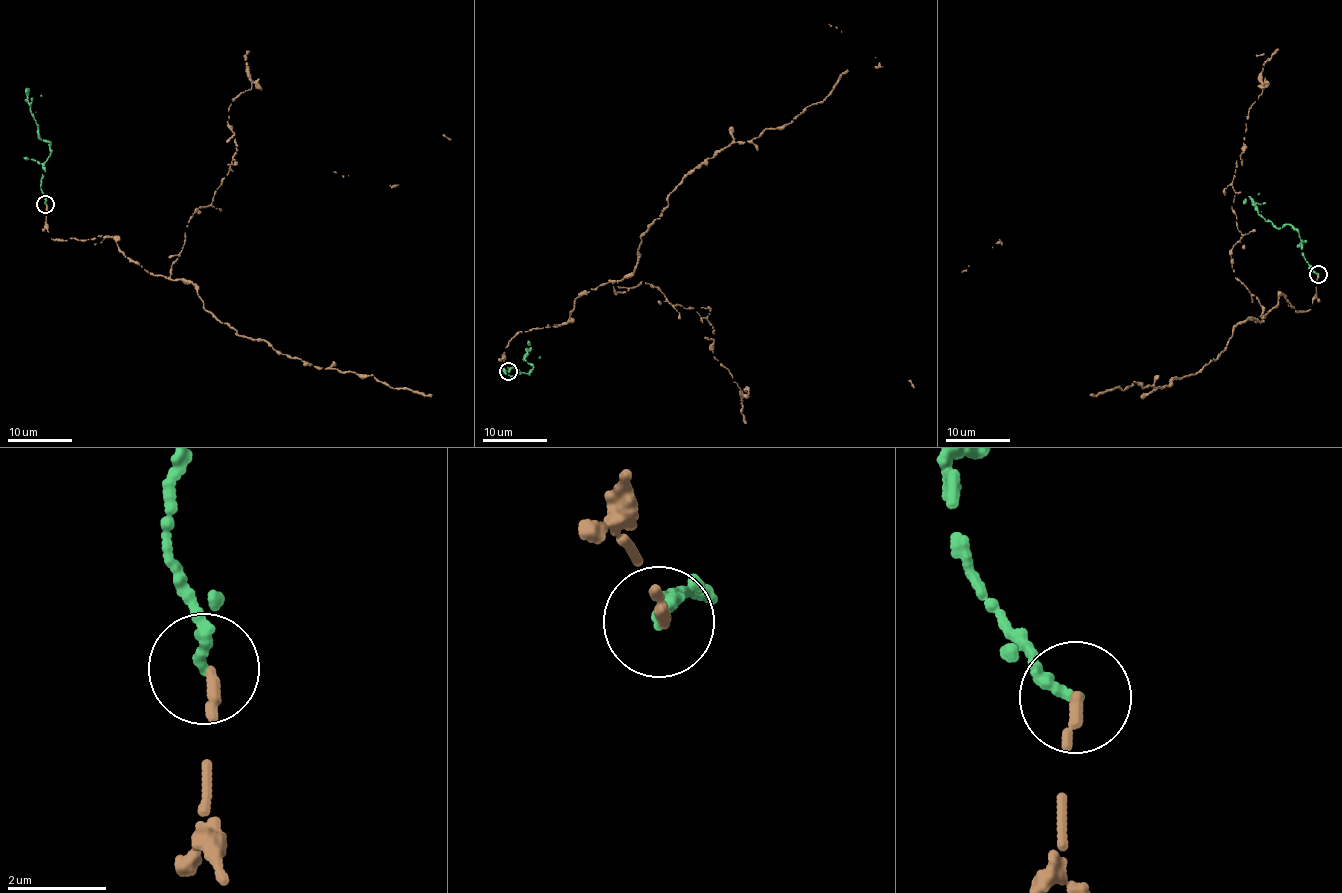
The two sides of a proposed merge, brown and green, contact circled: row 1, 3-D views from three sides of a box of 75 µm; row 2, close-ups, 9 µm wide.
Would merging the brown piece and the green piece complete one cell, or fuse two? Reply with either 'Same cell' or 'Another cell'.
Same cell

